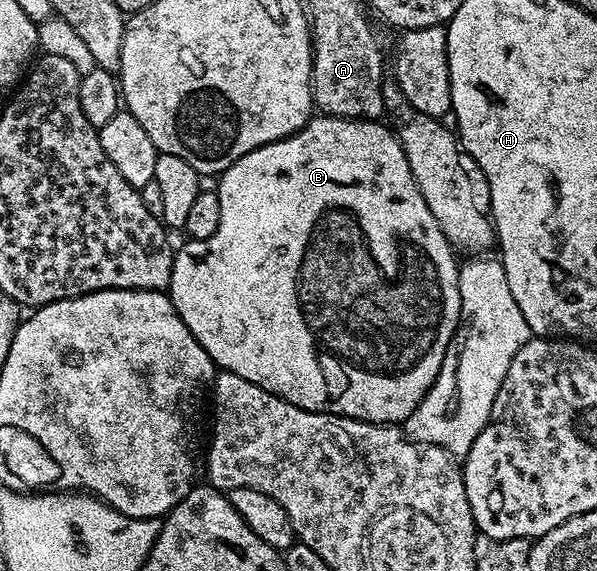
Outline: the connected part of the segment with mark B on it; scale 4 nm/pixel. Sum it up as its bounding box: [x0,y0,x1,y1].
[167,116,460,424]

